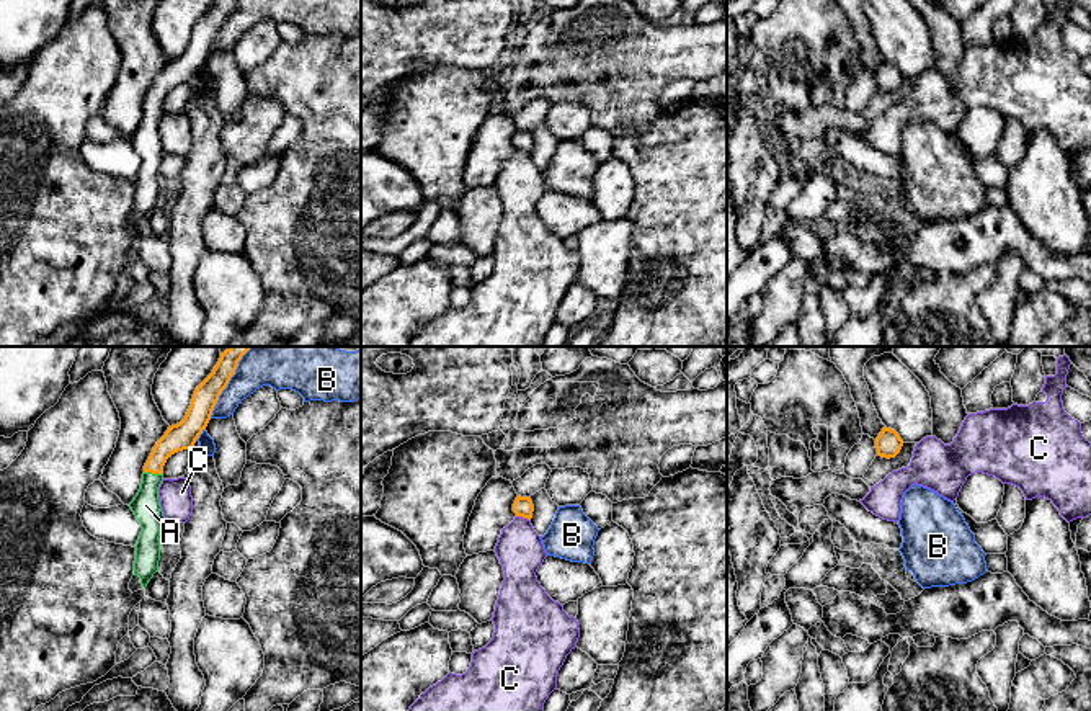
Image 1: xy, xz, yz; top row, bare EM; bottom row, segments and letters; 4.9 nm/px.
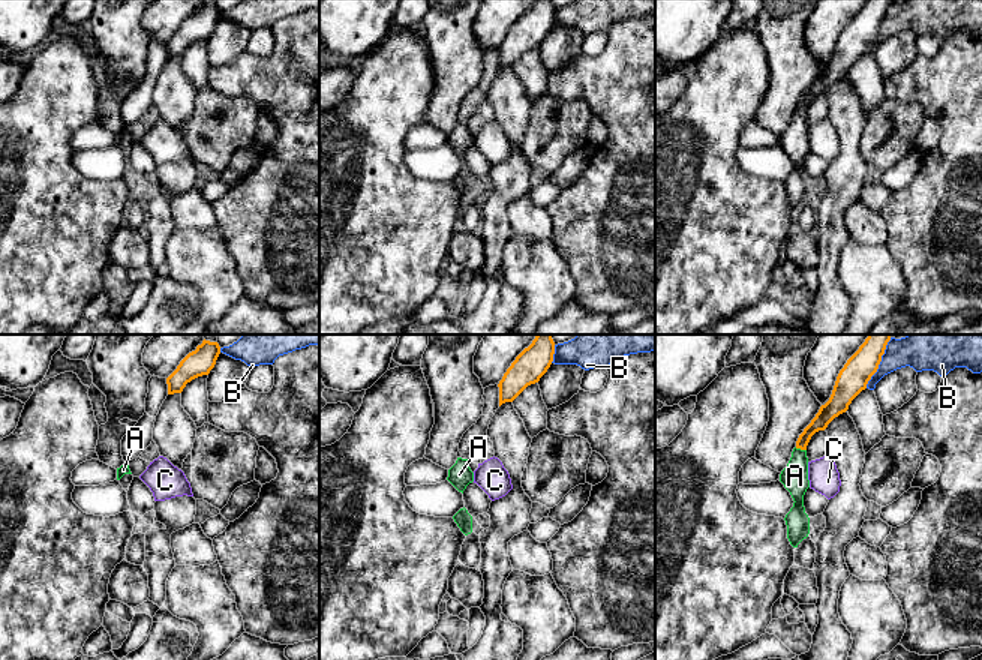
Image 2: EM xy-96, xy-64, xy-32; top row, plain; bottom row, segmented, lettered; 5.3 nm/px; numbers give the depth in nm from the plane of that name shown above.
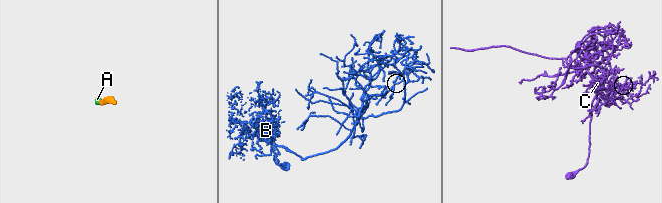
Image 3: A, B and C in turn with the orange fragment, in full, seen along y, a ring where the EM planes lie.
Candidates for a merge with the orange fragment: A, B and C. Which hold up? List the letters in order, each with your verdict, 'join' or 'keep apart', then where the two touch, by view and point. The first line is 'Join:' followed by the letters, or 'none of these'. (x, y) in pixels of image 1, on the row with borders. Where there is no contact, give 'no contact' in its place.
Join: A
A: join; meets orange in xy at (152, 473)
B: keep apart; meets orange in xy at (227, 383)
C: keep apart; meets orange in xz at (523, 517)

